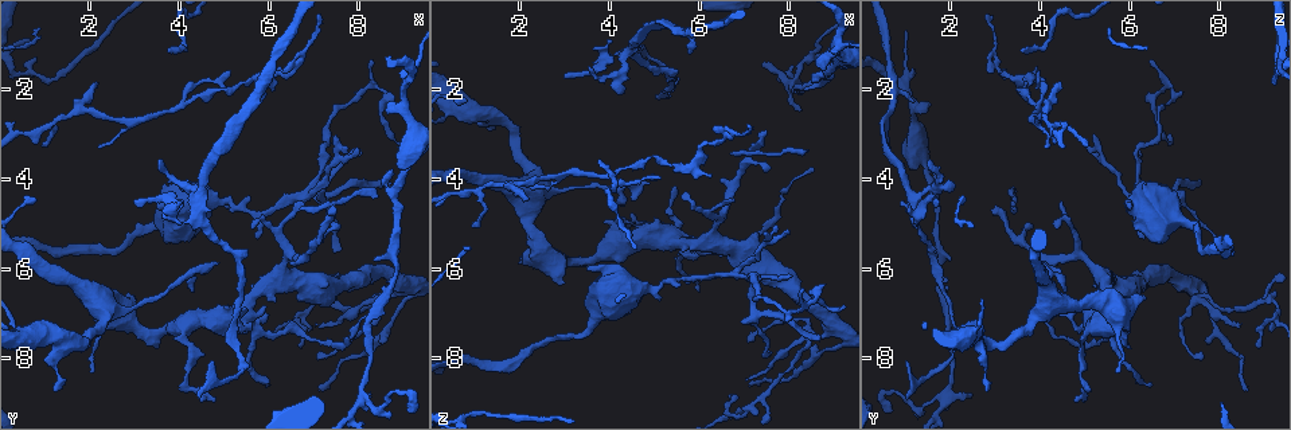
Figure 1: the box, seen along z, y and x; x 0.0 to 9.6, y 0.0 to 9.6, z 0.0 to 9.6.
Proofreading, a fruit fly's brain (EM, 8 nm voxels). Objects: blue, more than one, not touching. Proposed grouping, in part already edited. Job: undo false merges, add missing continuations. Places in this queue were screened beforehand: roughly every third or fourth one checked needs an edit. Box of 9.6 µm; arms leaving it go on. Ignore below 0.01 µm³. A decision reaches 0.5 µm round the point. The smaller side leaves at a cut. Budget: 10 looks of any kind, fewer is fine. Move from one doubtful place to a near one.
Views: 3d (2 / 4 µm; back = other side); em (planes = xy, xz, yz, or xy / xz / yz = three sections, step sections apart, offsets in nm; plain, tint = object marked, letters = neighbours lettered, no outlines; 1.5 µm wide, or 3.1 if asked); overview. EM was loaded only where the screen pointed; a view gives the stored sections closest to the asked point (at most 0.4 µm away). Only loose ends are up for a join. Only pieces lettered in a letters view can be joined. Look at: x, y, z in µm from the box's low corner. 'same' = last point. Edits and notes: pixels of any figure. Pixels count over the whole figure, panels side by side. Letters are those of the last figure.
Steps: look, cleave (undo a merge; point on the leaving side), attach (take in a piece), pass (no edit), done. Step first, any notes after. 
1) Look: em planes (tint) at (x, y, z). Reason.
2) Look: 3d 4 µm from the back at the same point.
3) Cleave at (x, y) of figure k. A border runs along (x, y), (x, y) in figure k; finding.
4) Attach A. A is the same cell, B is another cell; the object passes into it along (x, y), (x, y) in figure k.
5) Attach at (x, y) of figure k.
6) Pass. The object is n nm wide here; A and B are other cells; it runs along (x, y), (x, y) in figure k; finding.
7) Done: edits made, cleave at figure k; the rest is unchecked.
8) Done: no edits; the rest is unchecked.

Look: em planes (tint) at (2.15, 1.85, 4.50). Branch stops here.

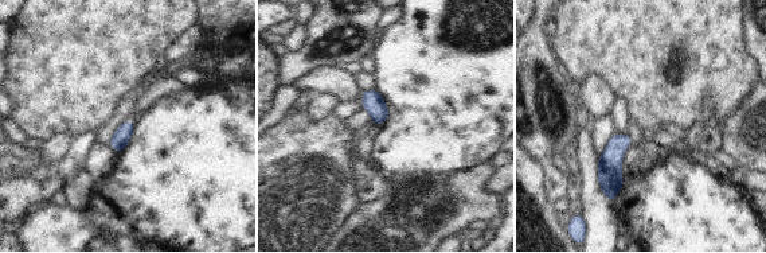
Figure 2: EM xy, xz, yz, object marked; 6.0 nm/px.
Look: em planes (letters) at the same point. See the neighbours.

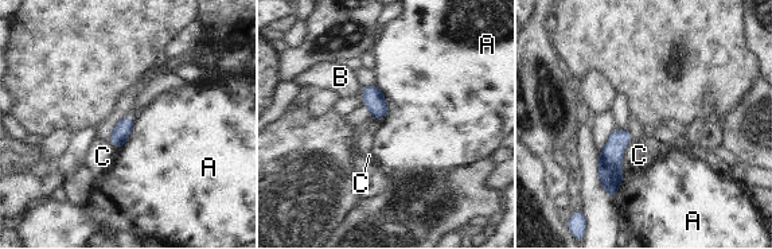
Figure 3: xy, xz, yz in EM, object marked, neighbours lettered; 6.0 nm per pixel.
Pass. The object is 100 nm wide here; A, B and C are other cells; a border runs along (377, 86), (388, 104), (385, 119) in figure 3; none of them fits.

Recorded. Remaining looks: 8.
Look: em xy step 4 (letters) at (3.75, 1.15, 3.55). An open end.

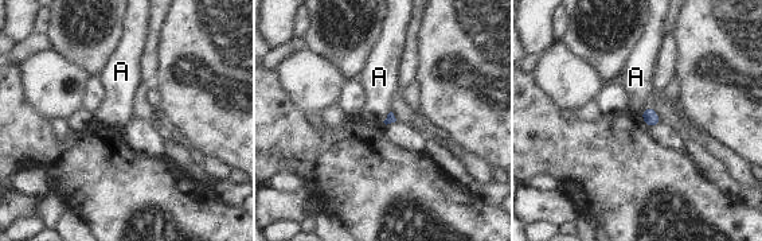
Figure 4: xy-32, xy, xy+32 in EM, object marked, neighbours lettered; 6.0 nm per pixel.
Look: em planes (letters) at the same point.

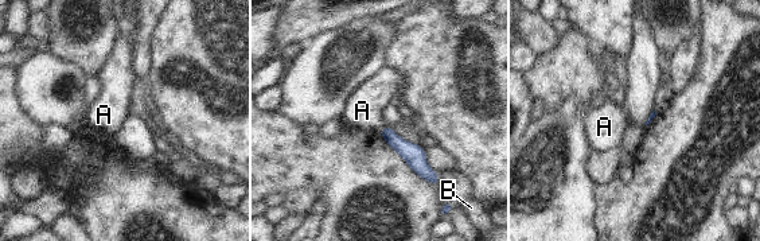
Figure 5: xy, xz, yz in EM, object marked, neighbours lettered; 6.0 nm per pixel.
Pass. A and B are other cells; no lettered piece goes on from it.

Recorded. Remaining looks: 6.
Look: 3d 2 µm at (6.05, 1.75, 3.45).

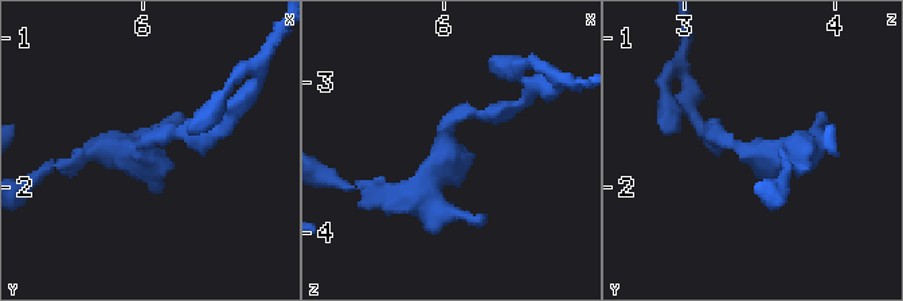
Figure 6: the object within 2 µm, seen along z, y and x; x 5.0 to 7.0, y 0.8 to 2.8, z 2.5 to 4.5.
Look: em planes (letters) at (6.02, 1.74, 3.46). Need the tissue.

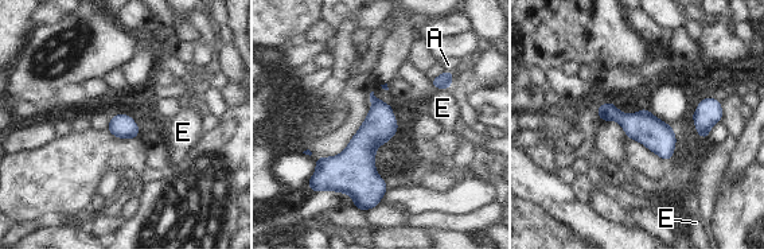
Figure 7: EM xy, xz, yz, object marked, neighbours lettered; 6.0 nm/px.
Pass. The longest contact is with E, 80 nm; A and E are other cells; a border runs along (436, 88), (448, 89) in figure 7; continuous, no second neuron.

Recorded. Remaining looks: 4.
Look: 3d 4 µm from the back at (6.75, 4.50, 4.50). Branch stops here.

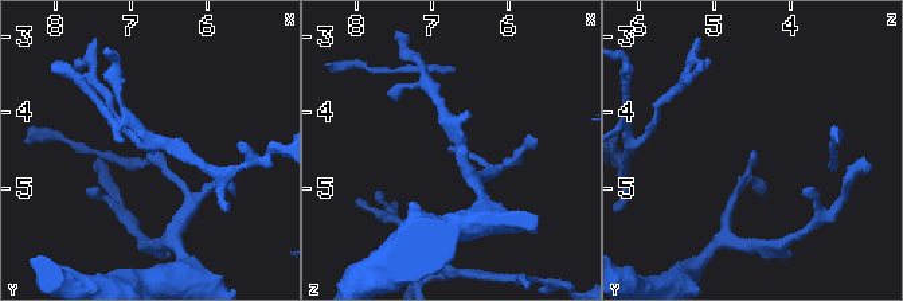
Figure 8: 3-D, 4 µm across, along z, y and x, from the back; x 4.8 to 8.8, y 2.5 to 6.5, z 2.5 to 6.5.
Look: em planes (letters) at (6.75, 4.55, 4.45).

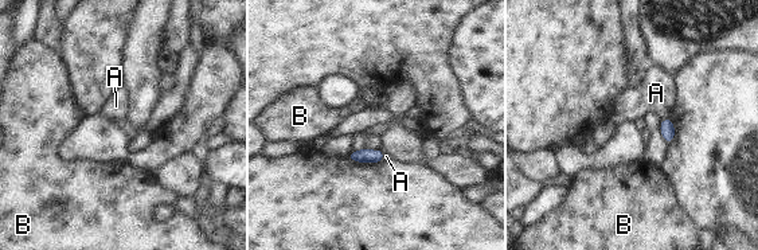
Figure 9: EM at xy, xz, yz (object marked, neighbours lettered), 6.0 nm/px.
Pass. A and B are other cells; no lettered piece goes on from it.

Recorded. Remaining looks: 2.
Look: em planes (letters) at (8.85, 8.80, 0.75). Thin neck.

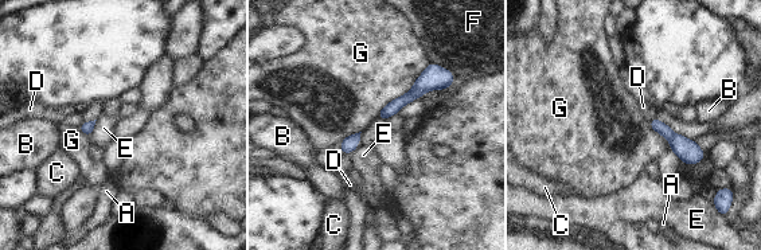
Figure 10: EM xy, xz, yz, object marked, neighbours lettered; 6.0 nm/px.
Pass. The longest contact is with G, 460 nm; A, B, C, D, E, F and G are other cells; all the same neuron.

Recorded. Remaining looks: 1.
Done: no edits; the rest is unchecked.

